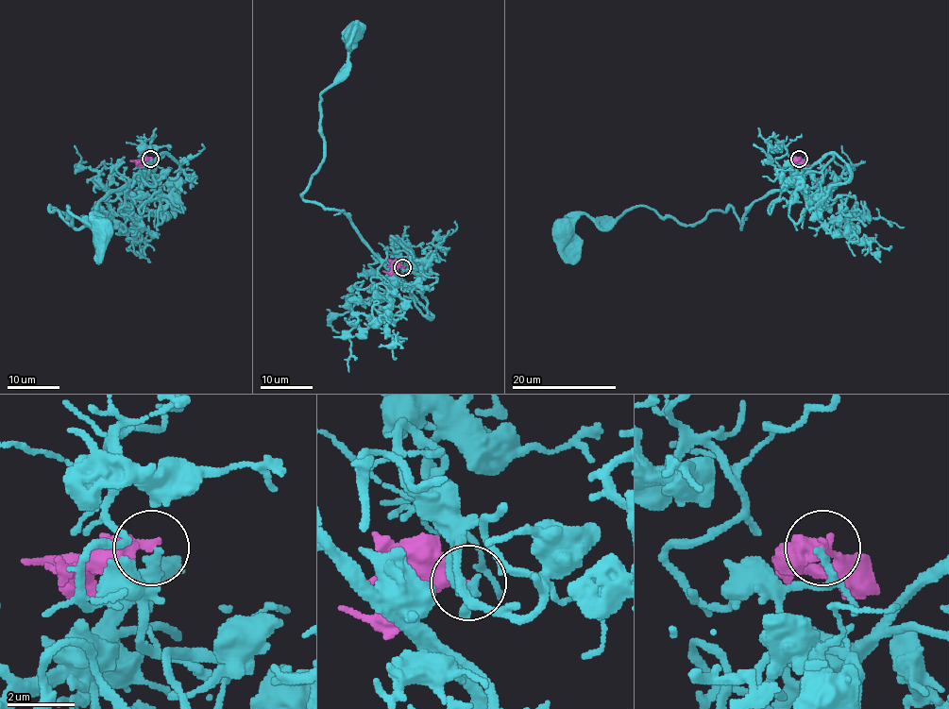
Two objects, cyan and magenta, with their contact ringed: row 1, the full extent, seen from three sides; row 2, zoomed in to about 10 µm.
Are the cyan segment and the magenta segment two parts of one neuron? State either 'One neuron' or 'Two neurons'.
One neuron

